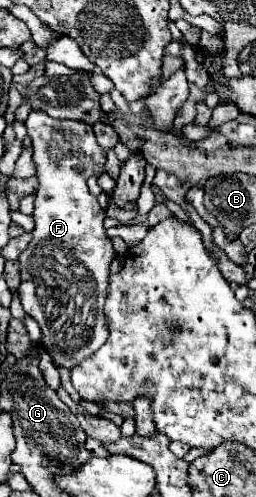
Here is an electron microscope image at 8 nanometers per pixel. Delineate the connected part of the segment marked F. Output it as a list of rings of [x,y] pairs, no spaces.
[[[30,112],[30,116],[28,116],[28,120],[26,120],[26,130],[28,130],[28,136],[32,138],[32,150],[34,150],[34,162],[36,162],[36,176],[38,176],[40,186],[38,186],[38,192],[36,192],[36,210],[34,210],[34,214],[32,214],[34,220],[36,220],[36,228],[34,228],[34,232],[32,232],[34,238],[32,238],[32,242],[28,244],[28,248],[26,248],[26,250],[20,254],[20,258],[18,258],[18,262],[20,262],[20,286],[18,286],[16,294],[20,296],[20,304],[22,304],[24,312],[26,312],[28,316],[32,316],[32,318],[38,322],[38,326],[40,326],[40,330],[42,330],[42,340],[40,340],[40,344],[42,344],[42,348],[50,354],[52,364],[54,364],[56,368],[68,368],[68,370],[72,370],[72,368],[74,368],[76,364],[80,364],[84,358],[92,356],[92,354],[108,340],[108,322],[106,322],[106,316],[104,316],[104,300],[108,298],[110,264],[112,264],[116,252],[114,252],[114,248],[112,248],[112,240],[106,236],[106,230],[104,230],[104,226],[102,226],[104,208],[98,204],[96,196],[92,196],[92,194],[88,192],[88,186],[86,186],[86,180],[88,180],[90,176],[100,176],[100,174],[104,172],[106,154],[104,154],[102,148],[96,144],[96,136],[94,136],[92,126],[81,124],[81,122],[77,120],[54,120],[54,118],[50,118],[48,114],[44,114],[44,112]]]

